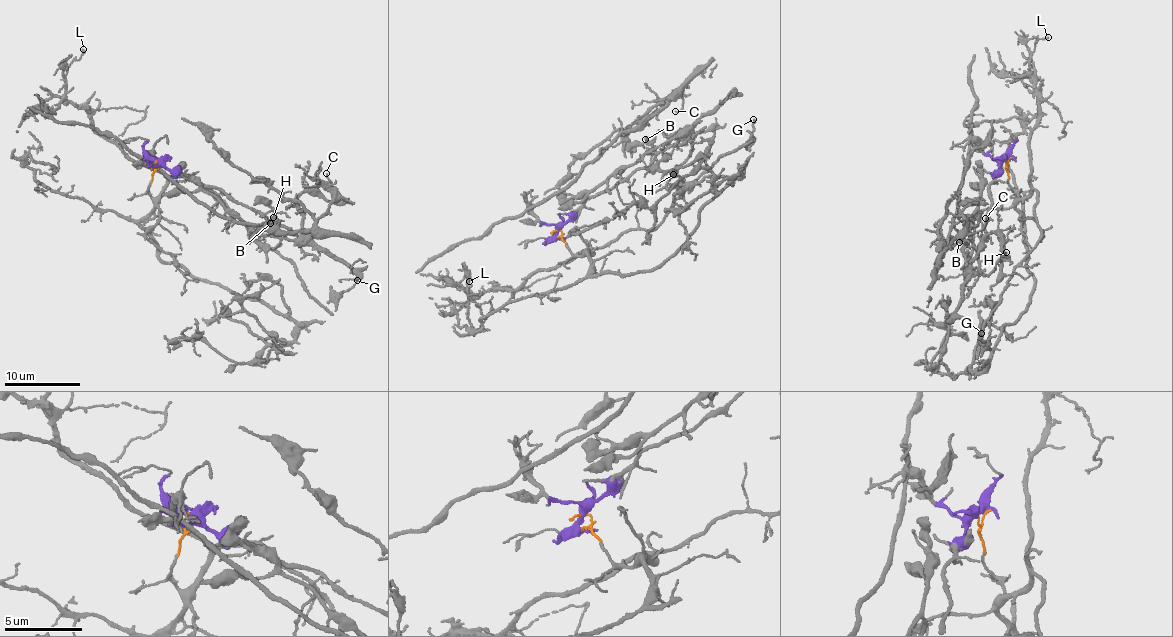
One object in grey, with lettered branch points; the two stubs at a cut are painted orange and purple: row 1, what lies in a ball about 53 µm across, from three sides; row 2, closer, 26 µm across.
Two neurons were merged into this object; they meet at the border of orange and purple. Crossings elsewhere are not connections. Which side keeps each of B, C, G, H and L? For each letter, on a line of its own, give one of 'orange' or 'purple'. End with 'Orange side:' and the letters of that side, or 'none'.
B: purple
C: purple
G: orange
H: purple
L: orange
Orange side: G, L

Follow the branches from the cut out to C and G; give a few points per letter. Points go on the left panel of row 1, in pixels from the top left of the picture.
C: (158, 160), (150, 165), (148, 156), (221, 215), (282, 231), (313, 226), (332, 204), (336, 191), (326, 174)
G: (158, 160), (152, 196), (184, 175), (209, 191), (332, 313), (357, 279)

